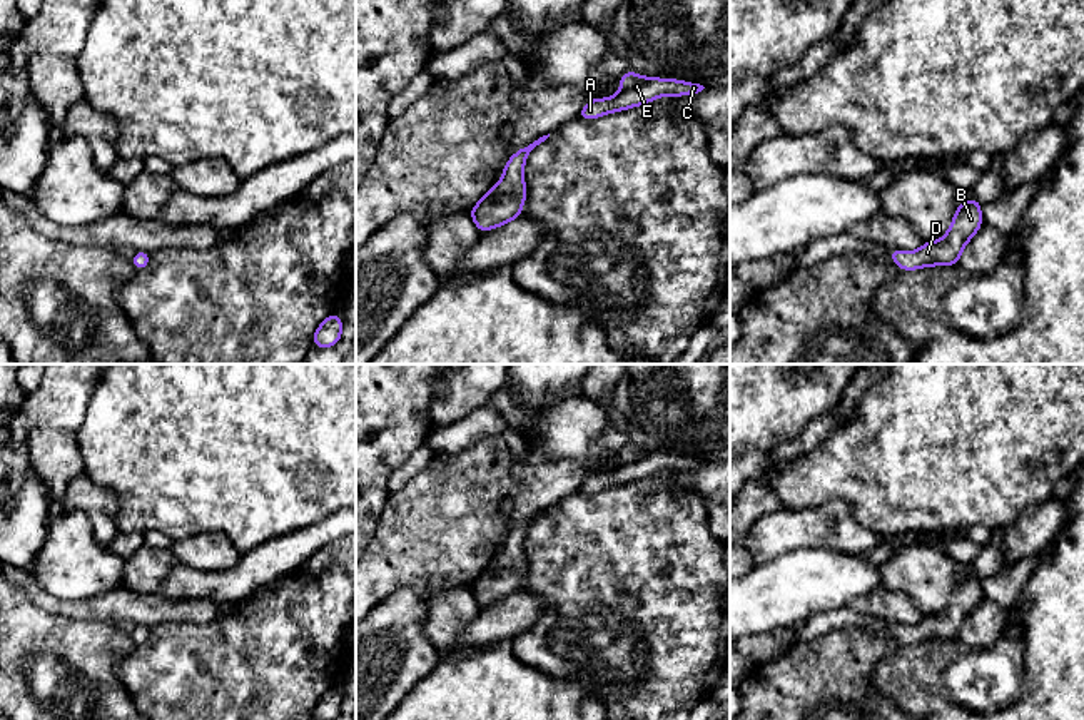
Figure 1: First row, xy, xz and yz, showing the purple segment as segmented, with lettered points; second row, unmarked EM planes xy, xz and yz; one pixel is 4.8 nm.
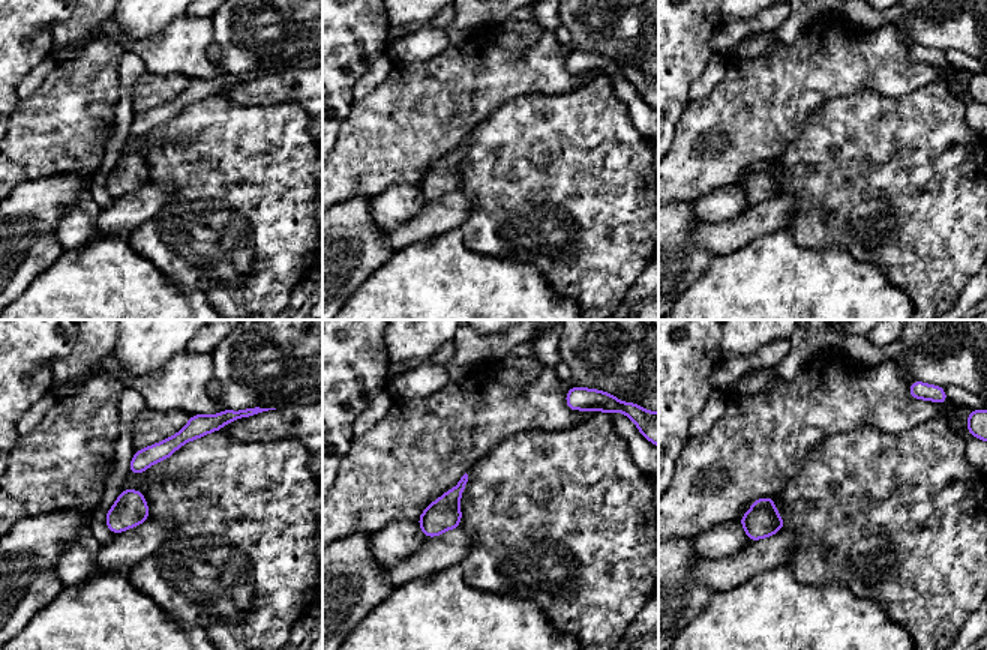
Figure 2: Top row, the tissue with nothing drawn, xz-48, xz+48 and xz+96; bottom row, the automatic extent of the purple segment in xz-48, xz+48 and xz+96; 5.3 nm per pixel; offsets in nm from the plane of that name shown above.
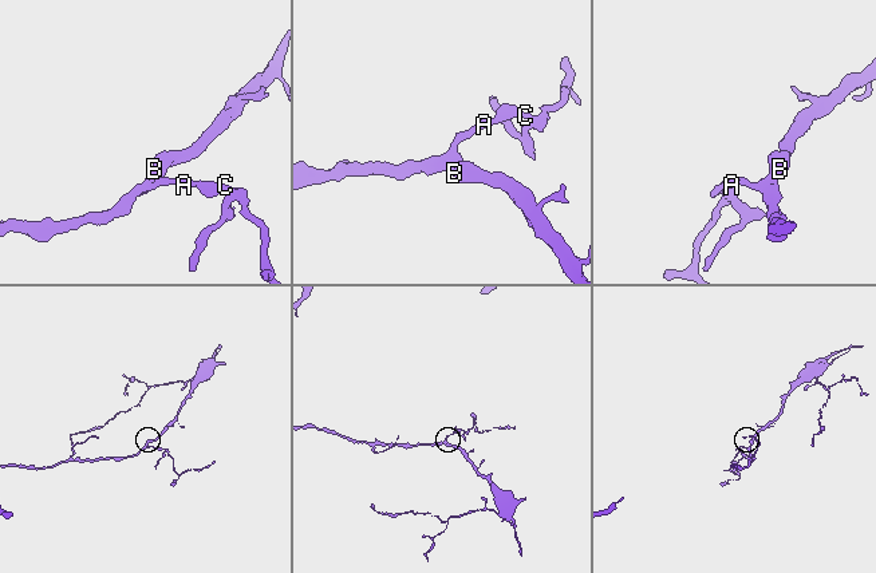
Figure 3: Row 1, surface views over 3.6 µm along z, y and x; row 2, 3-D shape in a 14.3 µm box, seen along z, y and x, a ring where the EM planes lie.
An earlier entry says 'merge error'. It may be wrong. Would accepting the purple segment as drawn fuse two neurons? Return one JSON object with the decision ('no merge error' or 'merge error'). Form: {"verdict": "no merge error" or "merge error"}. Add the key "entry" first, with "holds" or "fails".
{"entry": "fails", "verdict": "no merge error"}

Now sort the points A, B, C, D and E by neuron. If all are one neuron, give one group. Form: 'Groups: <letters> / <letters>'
Groups: A B C D E

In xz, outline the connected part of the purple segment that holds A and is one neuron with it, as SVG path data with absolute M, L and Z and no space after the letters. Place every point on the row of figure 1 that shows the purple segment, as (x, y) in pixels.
M626 70L618 80L621 89L616 95L610 99L590 99L576 119L593 120L605 114L613 114L648 104L661 95L693 95L705 89L695 82L641 77L631 70Z

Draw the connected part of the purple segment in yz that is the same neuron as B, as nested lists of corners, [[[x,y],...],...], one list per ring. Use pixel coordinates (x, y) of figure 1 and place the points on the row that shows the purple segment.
[[[970,197],[955,209],[952,224],[942,239],[924,242],[915,252],[894,249],[887,257],[890,257],[900,271],[929,266],[957,266],[962,249],[984,226],[980,205],[975,197]]]

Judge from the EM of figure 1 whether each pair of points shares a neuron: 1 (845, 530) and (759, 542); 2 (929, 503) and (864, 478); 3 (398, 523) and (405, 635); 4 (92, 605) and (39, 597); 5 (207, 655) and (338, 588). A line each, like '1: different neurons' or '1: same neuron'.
1: same neuron
2: same neuron
3: different neurons
4: same neuron
5: same neuron

